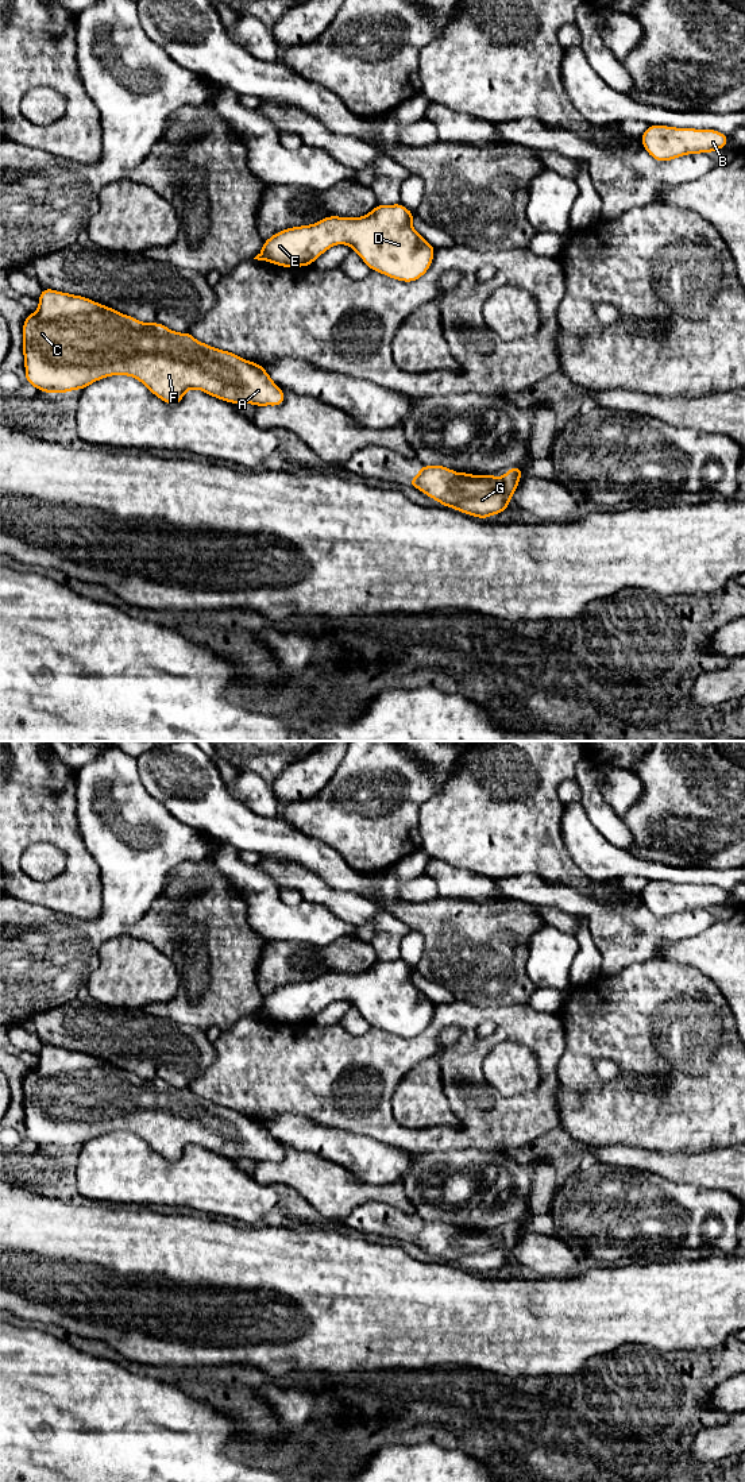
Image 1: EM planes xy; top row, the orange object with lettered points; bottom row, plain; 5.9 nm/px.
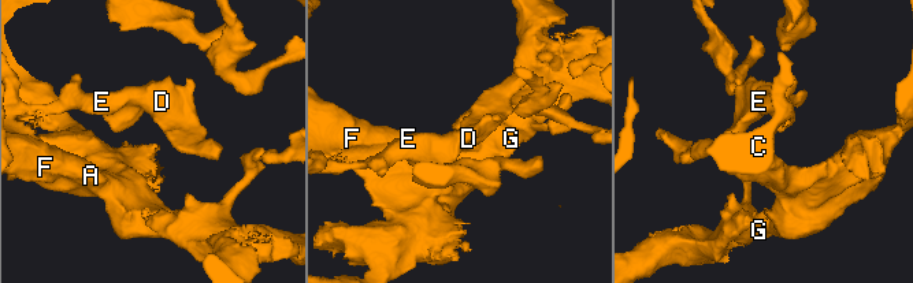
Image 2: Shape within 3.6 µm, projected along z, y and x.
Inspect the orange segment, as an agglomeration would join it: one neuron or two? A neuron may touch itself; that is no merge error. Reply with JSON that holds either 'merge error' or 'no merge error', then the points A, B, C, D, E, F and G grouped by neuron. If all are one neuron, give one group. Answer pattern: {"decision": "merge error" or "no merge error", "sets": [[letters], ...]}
{"decision": "no merge error", "sets": [["A", "B", "C", "D", "E", "F", "G"]]}

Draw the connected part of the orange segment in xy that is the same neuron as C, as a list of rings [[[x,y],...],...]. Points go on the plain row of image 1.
[[[43,1043],[35,1069],[23,1078],[26,1138],[43,1149],[82,1146],[111,1131],[140,1136],[169,1161],[182,1157],[189,1145],[201,1146],[228,1159],[281,1162],[283,1146],[259,1119],[198,1097],[189,1088],[178,1089],[161,1078],[142,1078],[90,1054]]]

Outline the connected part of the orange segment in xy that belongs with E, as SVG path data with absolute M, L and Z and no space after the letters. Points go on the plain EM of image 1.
M402 960L375 961L362 973L328 972L310 980L290 983L266 995L262 1007L254 1014L281 1023L310 1022L321 1010L336 1000L348 1000L372 1026L404 1038L421 1034L433 1018L435 1001L428 999L412 981L416 969Z

